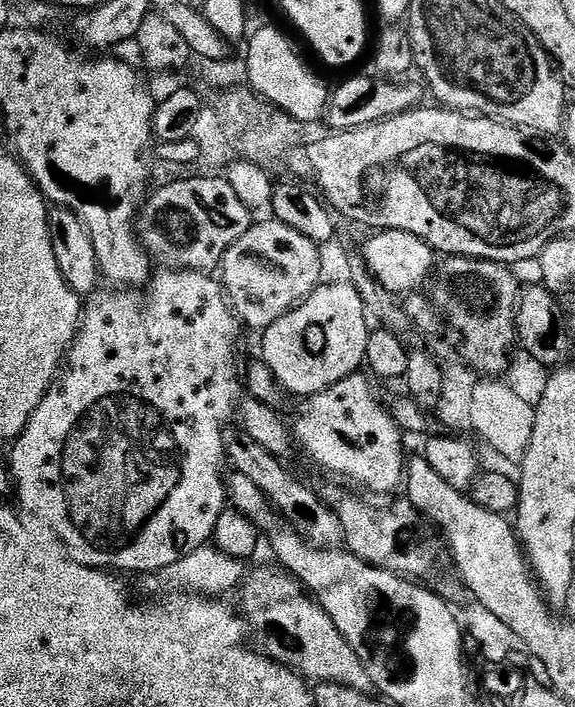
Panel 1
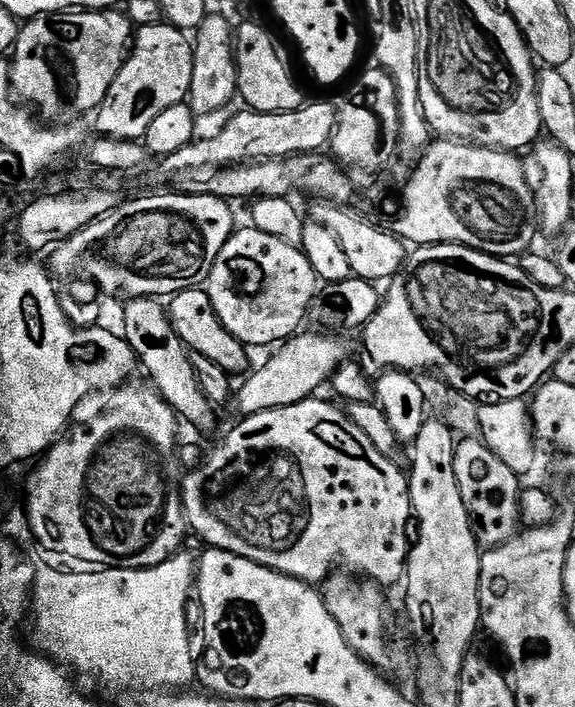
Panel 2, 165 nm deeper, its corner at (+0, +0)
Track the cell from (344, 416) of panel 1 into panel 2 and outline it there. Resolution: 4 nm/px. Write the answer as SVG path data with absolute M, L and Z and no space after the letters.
M309 398L281 408L271 408L256 412L253 416L245 416L228 432L224 444L220 444L212 453L205 455L201 459L197 468L185 471L179 481L180 500L184 504L184 519L187 520L189 529L193 533L197 532L208 548L221 548L230 554L238 554L242 558L250 558L262 566L272 568L276 572L281 572L287 576L293 576L295 580L303 580L305 584L313 586L333 575L332 564L345 564L345 569L356 574L363 574L367 579L376 581L381 586L396 584L405 579L408 567L408 554L410 551L410 532L408 536L408 523L413 523L412 503L410 502L410 490L408 489L407 475L400 472L400 464L394 460L382 458L370 442L370 438L348 416L343 407L335 408L332 404L327 404L321 398Z

